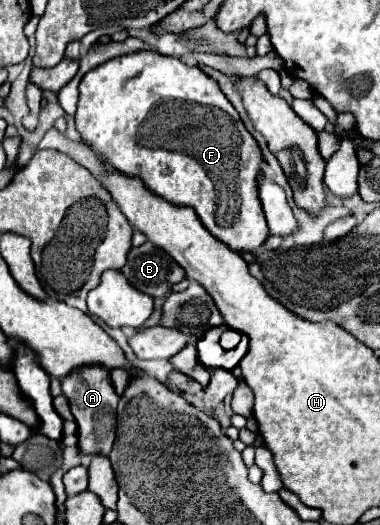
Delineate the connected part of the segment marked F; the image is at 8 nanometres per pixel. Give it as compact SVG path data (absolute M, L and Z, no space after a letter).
M154 50L124 54L100 64L80 82L76 128L106 164L128 176L140 176L146 186L164 200L194 208L206 230L232 250L252 252L268 238L258 196L258 176L264 154L244 128L234 106L222 94L218 82L198 66L188 66L176 56L164 56Z

